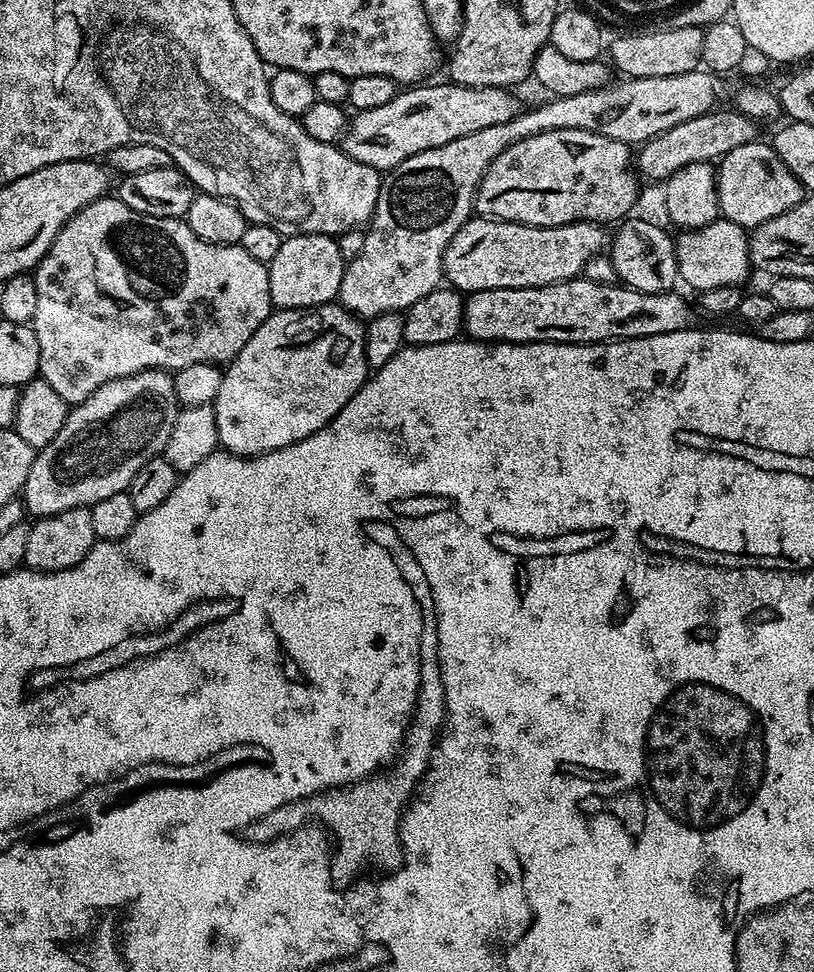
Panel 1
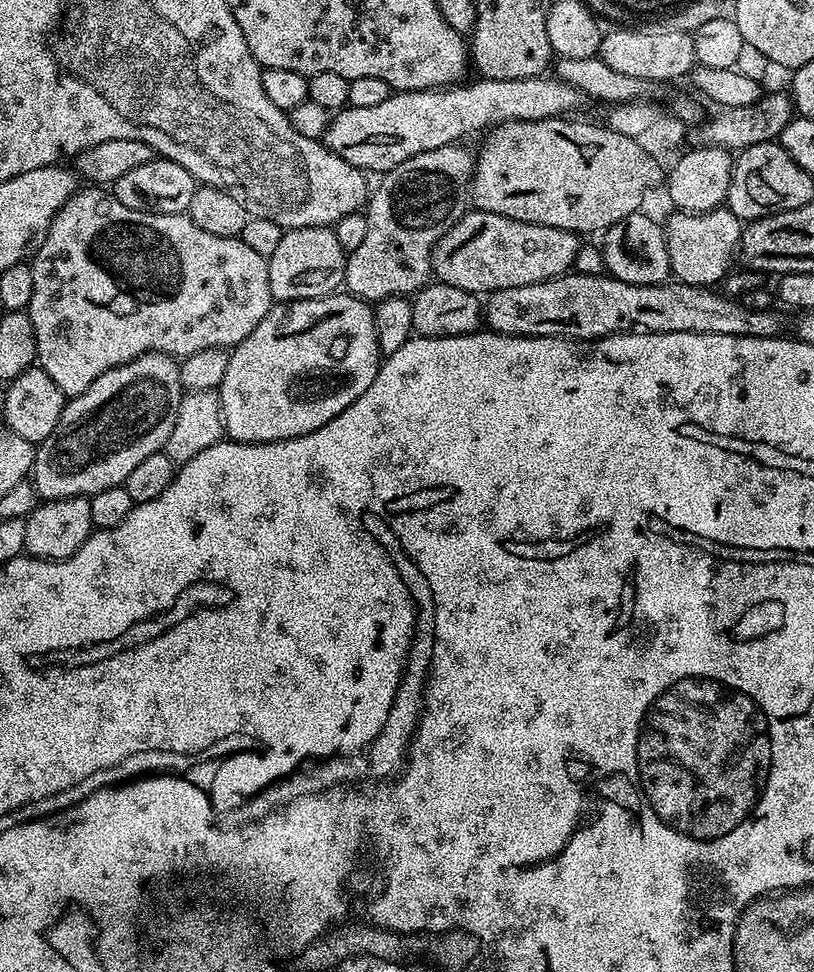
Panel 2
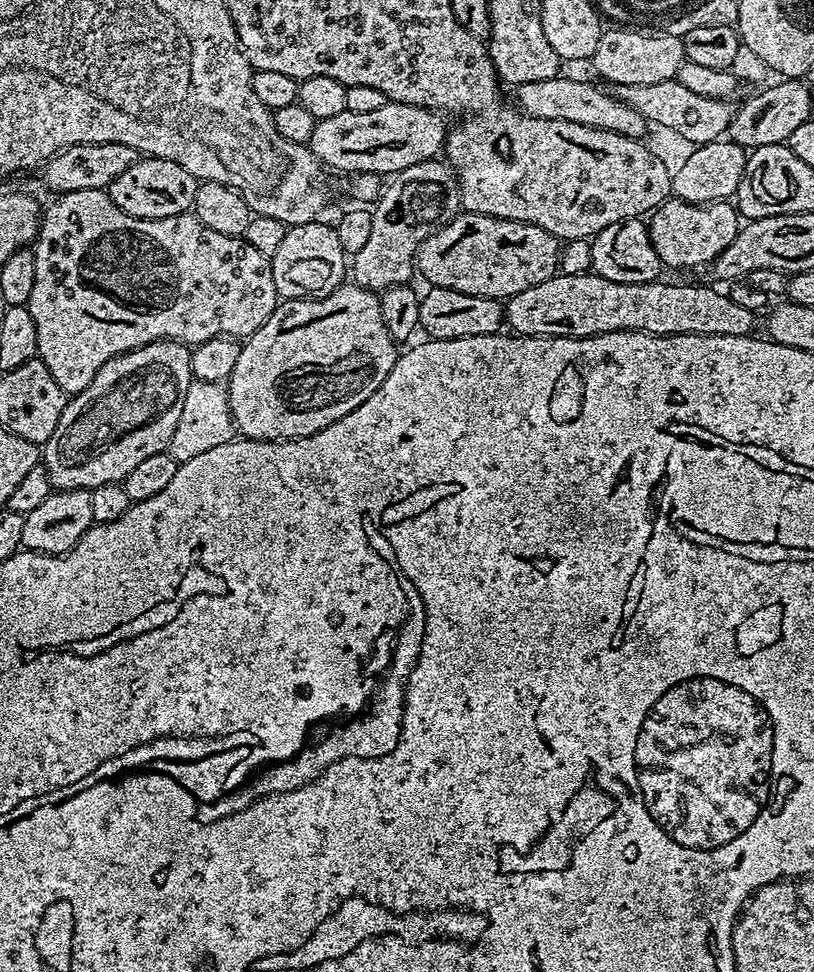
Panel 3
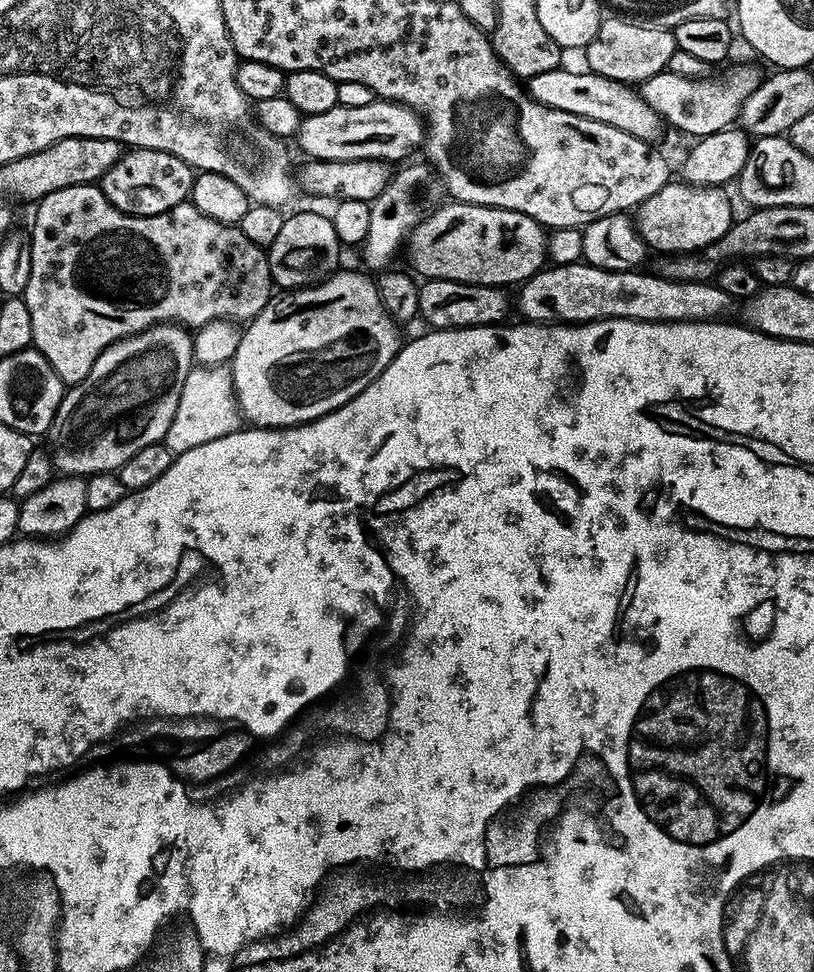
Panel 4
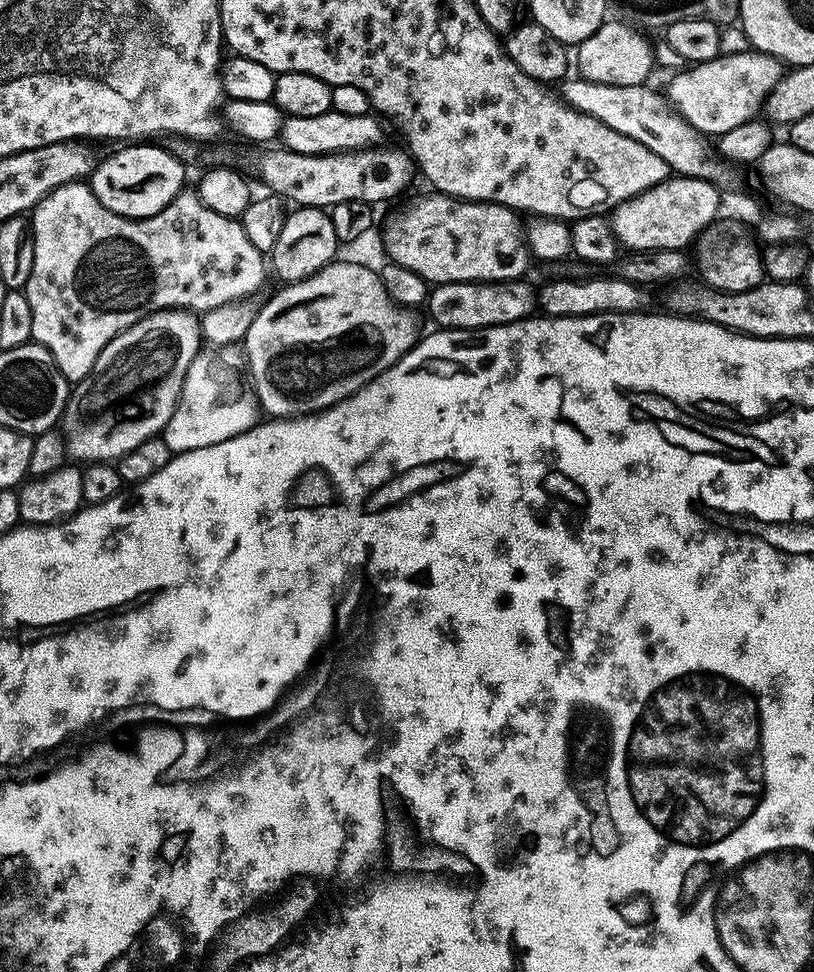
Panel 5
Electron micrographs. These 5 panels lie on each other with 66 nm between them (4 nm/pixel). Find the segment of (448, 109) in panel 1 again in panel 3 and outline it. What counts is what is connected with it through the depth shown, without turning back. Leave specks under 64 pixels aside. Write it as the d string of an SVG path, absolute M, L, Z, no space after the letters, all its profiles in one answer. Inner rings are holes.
M558 74L554 78L546 78L542 82L526 82L515 89L515 99L519 107L531 113L532 116L547 120L566 120L578 122L595 128L605 128L623 136L633 138L643 137L646 119L634 106L620 100L611 91L603 92L596 84L588 80L571 80L565 74ZM386 102L378 106L378 110L365 112L349 112L347 110L334 114L330 118L322 118L316 122L311 134L308 136L307 145L312 149L316 159L321 165L332 168L341 168L347 174L358 172L374 172L377 174L395 174L401 172L406 166L417 164L423 160L431 160L442 148L442 128L440 120L431 108L419 108L416 104L397 104Z

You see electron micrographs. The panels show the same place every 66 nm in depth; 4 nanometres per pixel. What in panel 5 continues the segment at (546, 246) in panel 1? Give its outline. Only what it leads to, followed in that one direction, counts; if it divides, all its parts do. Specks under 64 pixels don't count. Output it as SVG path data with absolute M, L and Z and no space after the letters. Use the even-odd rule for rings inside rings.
M431 194L405 206L384 224L387 259L414 270L429 285L454 282L519 280L528 268L530 253L522 220L513 209L478 200Z

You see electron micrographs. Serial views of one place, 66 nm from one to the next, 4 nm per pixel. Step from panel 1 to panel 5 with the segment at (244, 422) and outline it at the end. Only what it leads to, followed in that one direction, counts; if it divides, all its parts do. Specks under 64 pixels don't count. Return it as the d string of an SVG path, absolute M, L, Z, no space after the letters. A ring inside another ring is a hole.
M343 258L328 264L322 270L318 270L310 278L288 282L283 285L281 292L276 292L264 305L259 305L255 318L250 322L250 330L244 335L242 347L248 355L248 368L252 371L251 383L254 385L256 399L259 407L268 411L267 415L272 418L287 418L289 416L307 416L313 412L321 412L324 408L329 408L332 404L337 404L340 400L346 399L350 394L354 394L362 386L369 384L374 377L382 374L390 366L394 366L402 359L408 351L414 347L418 337L421 335L420 324L416 321L416 316L411 307L403 304L396 304L386 294L386 286L382 286L380 273L375 267L367 268L364 264L351 264Z

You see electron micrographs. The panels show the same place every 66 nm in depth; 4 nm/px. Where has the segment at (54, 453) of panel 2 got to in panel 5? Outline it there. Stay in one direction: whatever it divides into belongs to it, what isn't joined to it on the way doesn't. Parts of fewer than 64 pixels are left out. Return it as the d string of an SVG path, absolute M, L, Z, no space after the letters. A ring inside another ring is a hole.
M167 308L165 312L152 312L149 316L144 316L134 326L130 326L124 332L119 332L114 339L102 350L102 354L98 354L98 362L94 362L94 370L90 370L90 374L85 380L75 381L74 387L71 389L68 397L68 404L64 407L62 417L62 432L66 437L66 452L69 457L72 456L76 460L84 460L83 462L115 462L121 456L130 454L130 450L134 450L134 446L140 446L142 442L146 442L152 436L160 436L164 427L170 422L170 418L176 409L176 403L180 401L182 394L182 386L186 378L186 370L190 370L190 362L194 362L194 358L202 351L202 337L200 334L200 316L191 310L183 308Z

